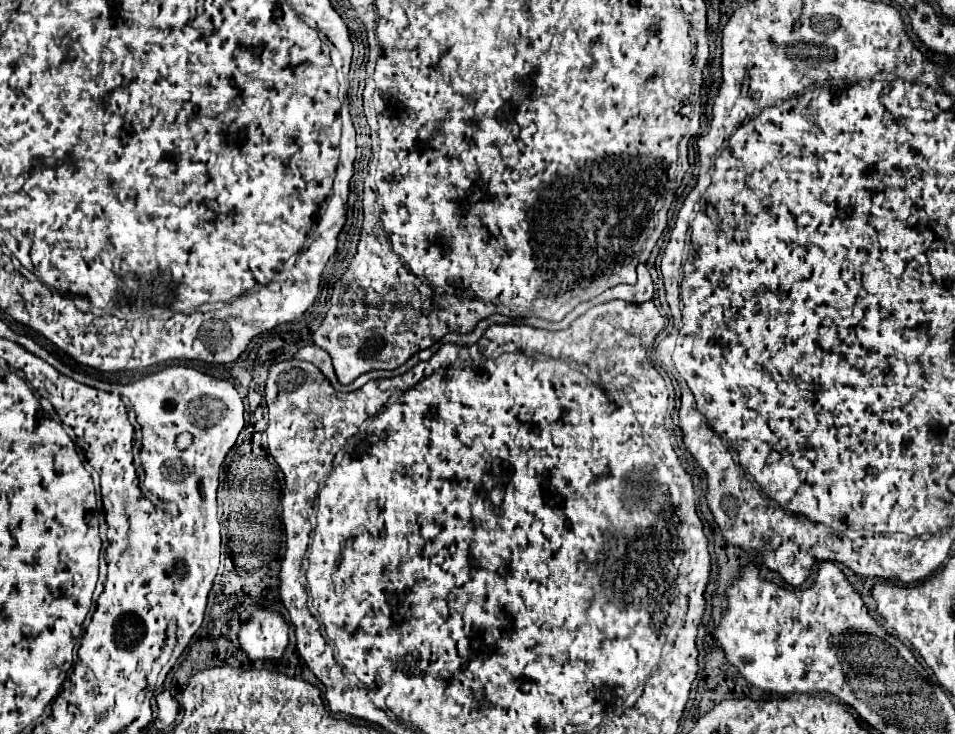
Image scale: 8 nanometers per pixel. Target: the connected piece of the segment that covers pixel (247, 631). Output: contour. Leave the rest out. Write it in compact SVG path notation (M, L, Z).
M258 607L256 613L252 615L252 619L242 623L242 627L240 627L240 647L244 649L244 653L252 661L256 661L256 659L280 659L286 645L288 645L288 625L282 619L282 615L276 611L266 611L266 609Z

